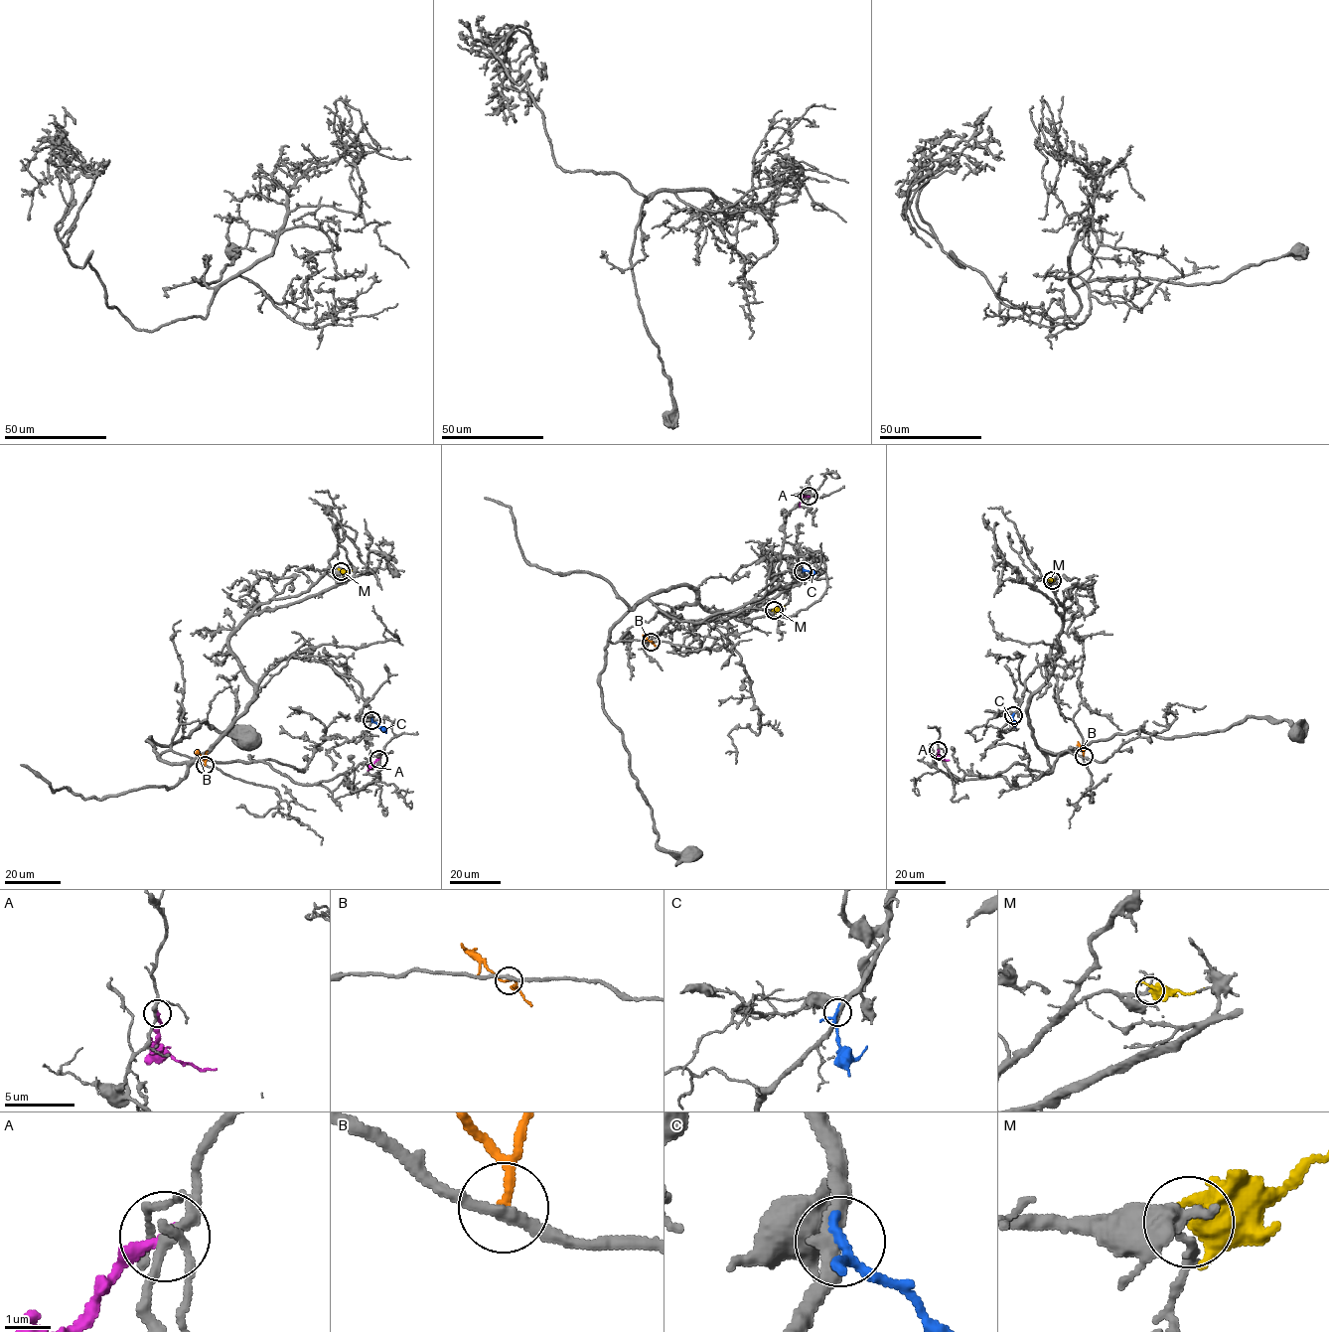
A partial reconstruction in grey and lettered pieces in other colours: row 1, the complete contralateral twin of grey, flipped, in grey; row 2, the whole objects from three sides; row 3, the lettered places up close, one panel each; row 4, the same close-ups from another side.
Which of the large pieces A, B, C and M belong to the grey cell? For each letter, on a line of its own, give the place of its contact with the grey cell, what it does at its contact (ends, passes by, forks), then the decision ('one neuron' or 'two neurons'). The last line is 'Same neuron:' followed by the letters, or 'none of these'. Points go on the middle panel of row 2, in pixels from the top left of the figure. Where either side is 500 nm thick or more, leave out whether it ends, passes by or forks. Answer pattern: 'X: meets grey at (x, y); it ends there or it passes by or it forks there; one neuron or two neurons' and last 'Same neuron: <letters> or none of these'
A: meets grey at (809, 496); it ends there; two neurons
B: meets grey at (651, 642); it passes by; two neurons
C: meets grey at (803, 571); it passes by; two neurons
M: meets grey at (774, 610); one neuron
Same neuron: M

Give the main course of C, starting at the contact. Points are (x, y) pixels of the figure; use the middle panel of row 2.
C: (803, 571), (815, 573)

